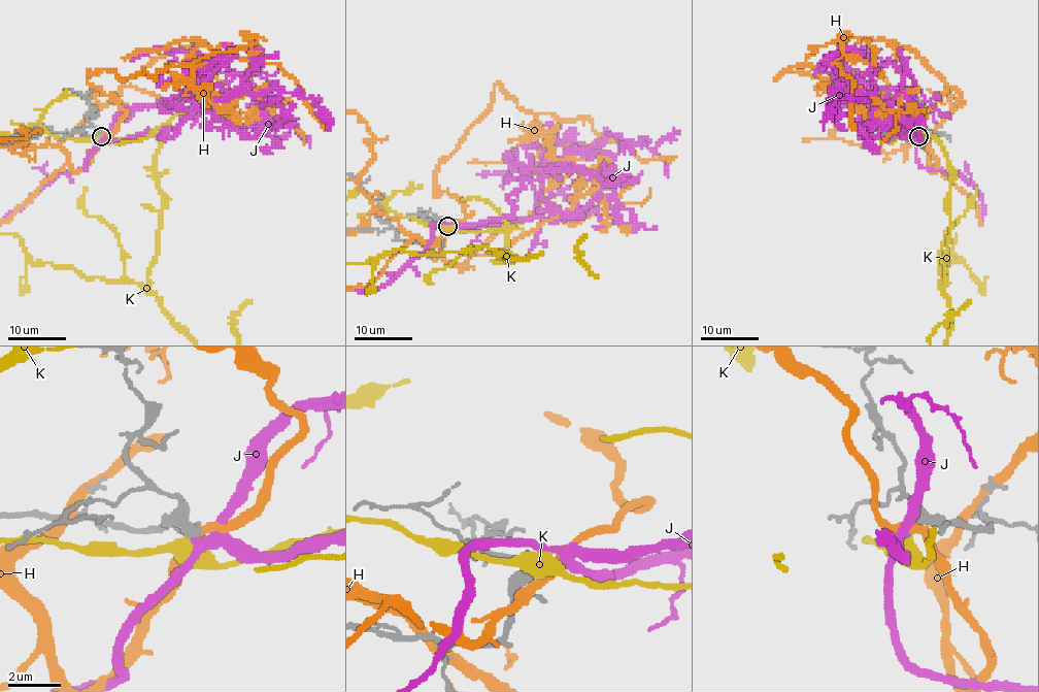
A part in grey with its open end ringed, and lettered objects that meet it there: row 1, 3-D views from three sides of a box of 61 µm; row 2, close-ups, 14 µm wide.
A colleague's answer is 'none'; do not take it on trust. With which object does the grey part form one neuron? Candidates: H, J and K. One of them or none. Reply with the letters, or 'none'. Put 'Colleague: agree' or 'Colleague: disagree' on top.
Colleague: disagree
J

